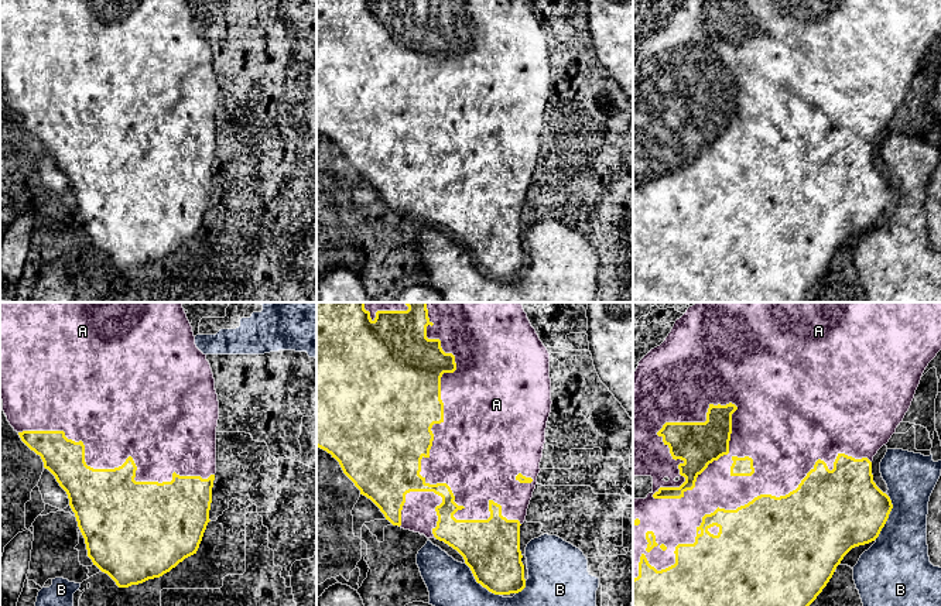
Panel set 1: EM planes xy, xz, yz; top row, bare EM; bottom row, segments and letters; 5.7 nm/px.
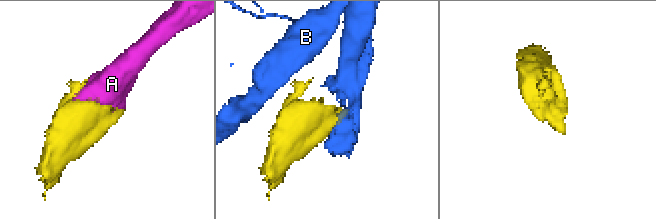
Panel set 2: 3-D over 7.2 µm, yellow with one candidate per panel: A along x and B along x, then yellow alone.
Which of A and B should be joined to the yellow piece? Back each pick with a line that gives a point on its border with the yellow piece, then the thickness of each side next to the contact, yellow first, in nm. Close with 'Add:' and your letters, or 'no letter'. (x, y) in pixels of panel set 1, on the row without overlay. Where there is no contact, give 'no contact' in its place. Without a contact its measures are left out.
A: xz (421, 141) | 500/400 nm
Add: A

